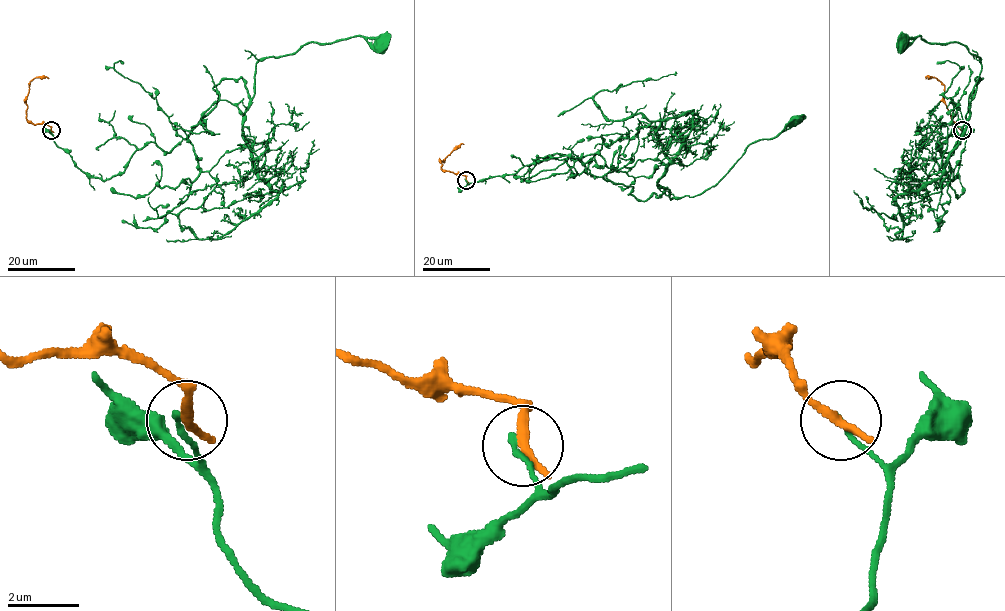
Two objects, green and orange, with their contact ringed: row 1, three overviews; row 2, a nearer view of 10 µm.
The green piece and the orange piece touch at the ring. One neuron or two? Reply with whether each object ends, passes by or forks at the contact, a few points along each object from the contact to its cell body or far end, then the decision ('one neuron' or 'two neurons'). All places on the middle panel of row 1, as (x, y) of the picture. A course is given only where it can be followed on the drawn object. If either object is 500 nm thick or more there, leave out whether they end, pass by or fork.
green ends | orange ends | green via (466, 179), (562, 154), (636, 199), (694, 197), (797, 121) | orange via (466, 180), (462, 175), (441, 169), (441, 161), (464, 144) | two neurons

